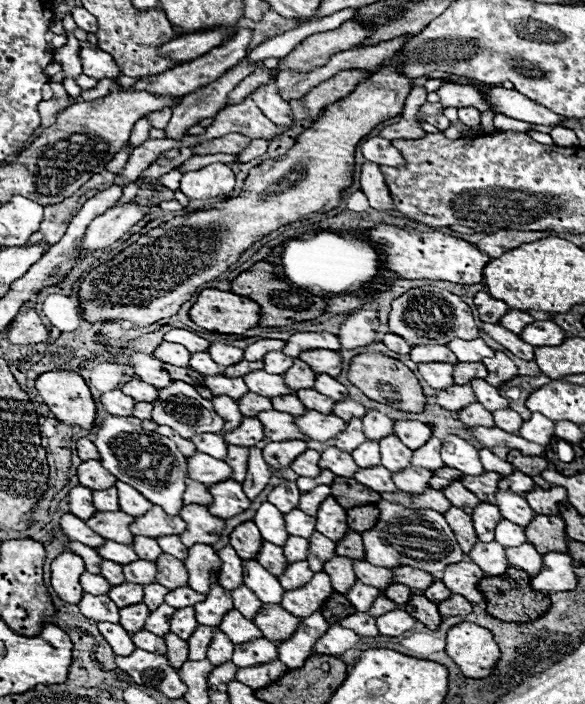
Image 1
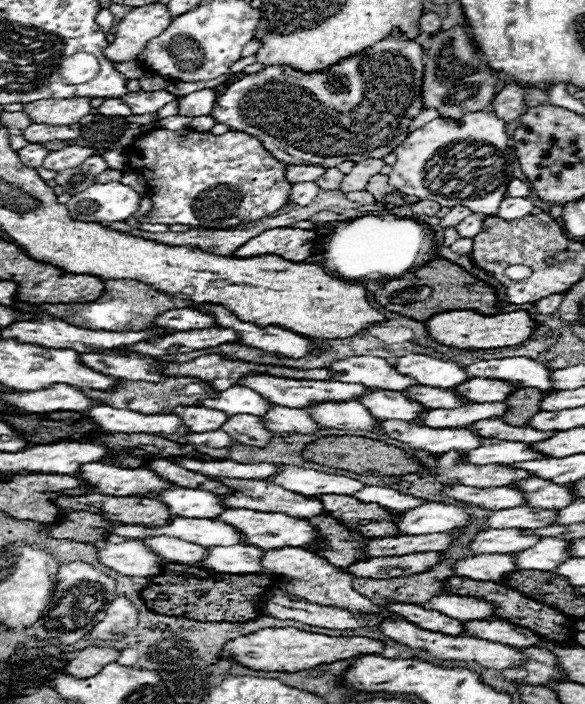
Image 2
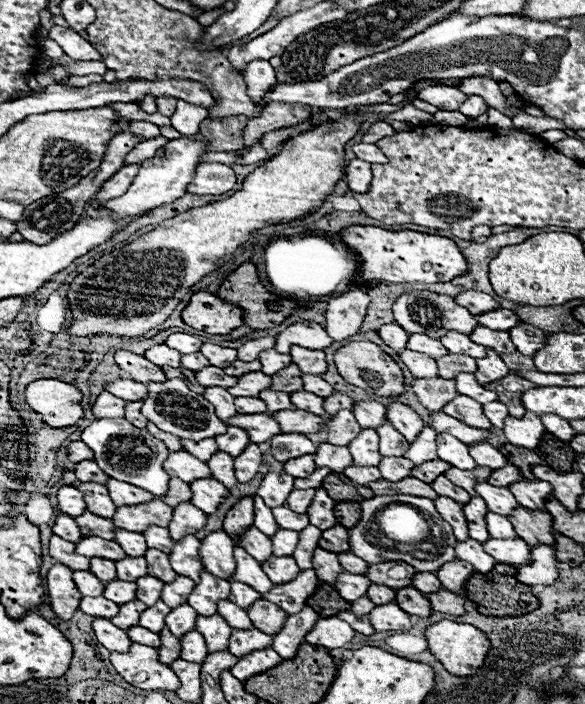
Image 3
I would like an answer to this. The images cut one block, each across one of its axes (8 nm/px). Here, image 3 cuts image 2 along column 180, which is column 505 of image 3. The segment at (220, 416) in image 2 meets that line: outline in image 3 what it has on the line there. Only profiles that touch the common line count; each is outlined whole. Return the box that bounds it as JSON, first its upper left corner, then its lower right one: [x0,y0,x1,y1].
[484,402,508,428]

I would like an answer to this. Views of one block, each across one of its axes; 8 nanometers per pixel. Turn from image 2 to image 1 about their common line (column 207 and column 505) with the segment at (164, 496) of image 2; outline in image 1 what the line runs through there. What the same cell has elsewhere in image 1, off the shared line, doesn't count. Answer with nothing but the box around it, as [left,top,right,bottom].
[496,492,534,526]

